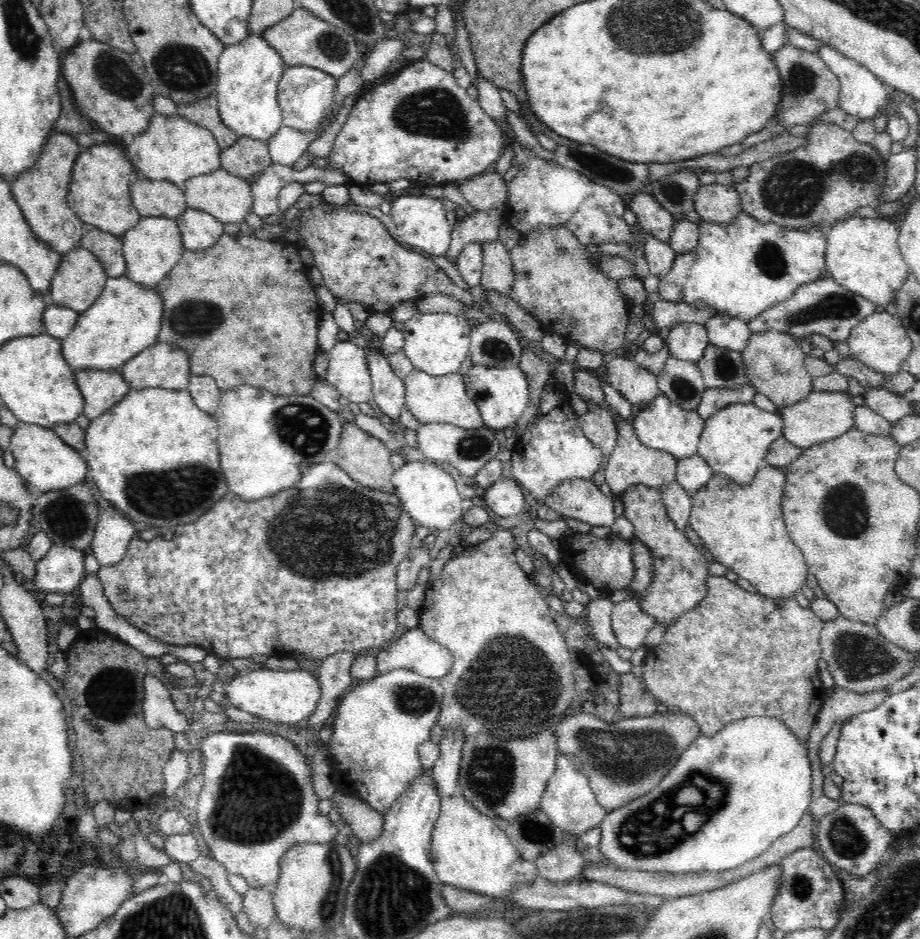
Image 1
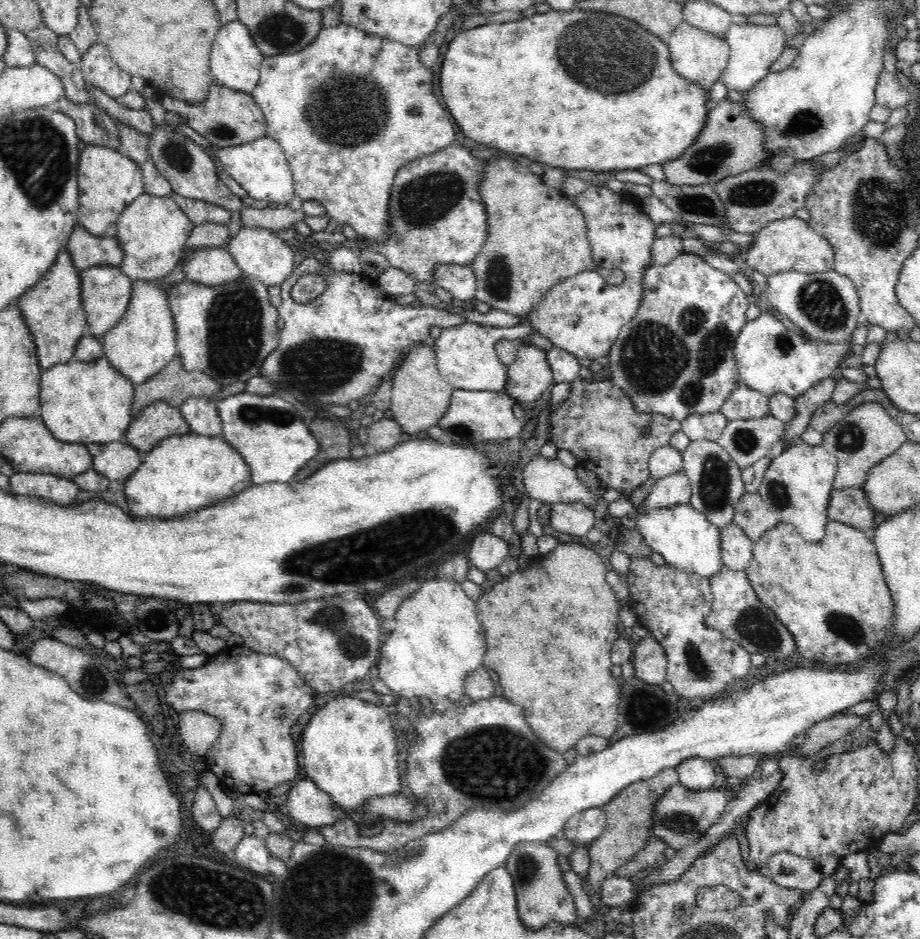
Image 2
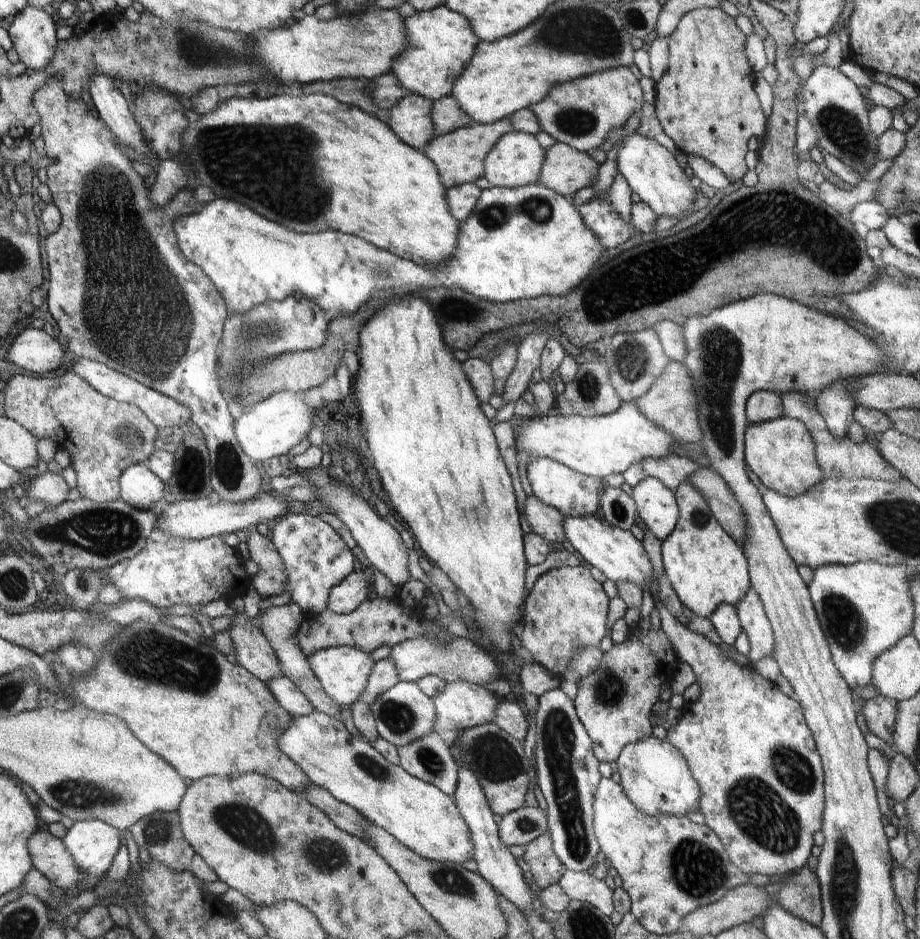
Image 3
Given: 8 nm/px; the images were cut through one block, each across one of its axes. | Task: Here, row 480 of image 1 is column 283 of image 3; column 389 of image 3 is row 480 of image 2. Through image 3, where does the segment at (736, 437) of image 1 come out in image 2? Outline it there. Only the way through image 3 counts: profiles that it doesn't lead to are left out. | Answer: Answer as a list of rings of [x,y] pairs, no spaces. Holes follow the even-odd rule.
[[[797,443],[784,449],[776,458],[772,459],[764,473],[757,494],[762,497],[766,507],[780,513],[781,520],[790,523],[804,540],[817,543],[824,538],[825,526],[829,520],[827,517],[828,502],[830,502],[836,471],[836,455],[829,453],[824,446]]]

